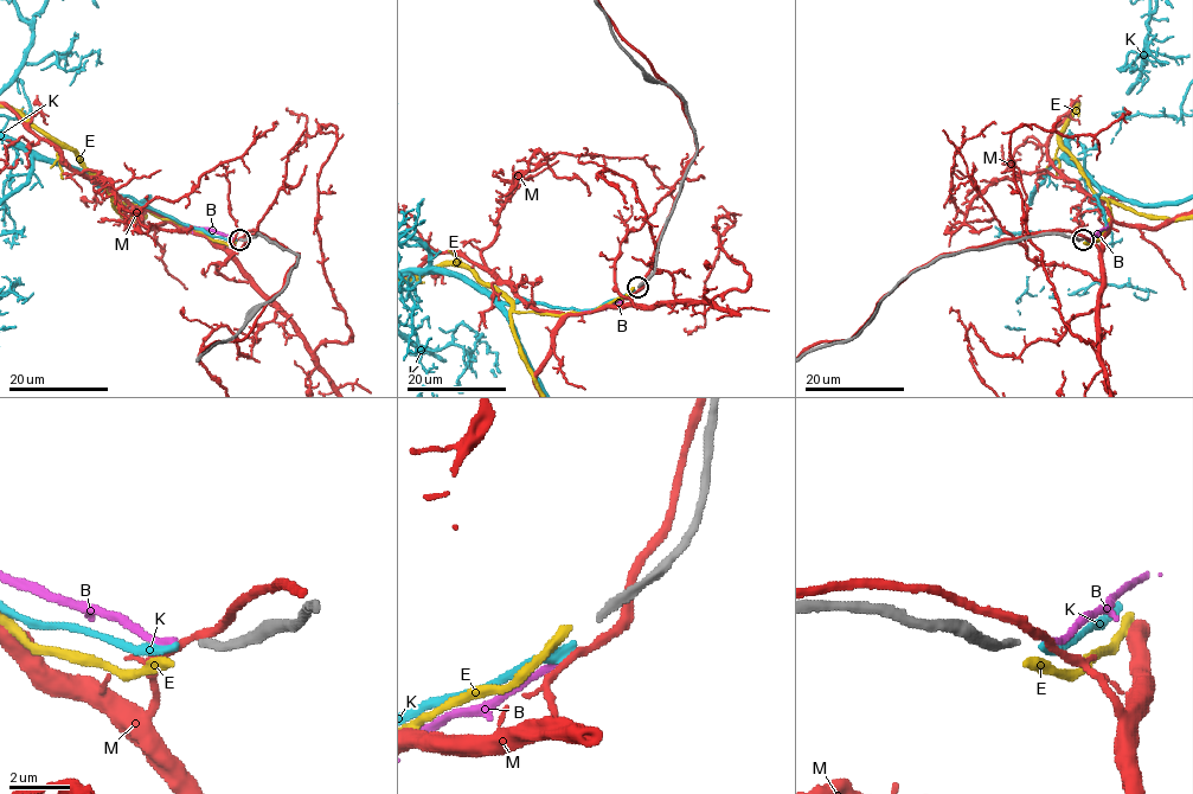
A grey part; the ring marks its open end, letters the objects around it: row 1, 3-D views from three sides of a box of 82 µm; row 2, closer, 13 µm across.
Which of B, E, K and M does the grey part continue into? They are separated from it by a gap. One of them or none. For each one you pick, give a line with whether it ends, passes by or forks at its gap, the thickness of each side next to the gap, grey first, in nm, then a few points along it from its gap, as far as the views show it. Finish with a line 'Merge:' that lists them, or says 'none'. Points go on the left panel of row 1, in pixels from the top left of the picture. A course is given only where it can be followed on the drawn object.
K: it ends; calibres 280 and 320 nm
Merge: K

